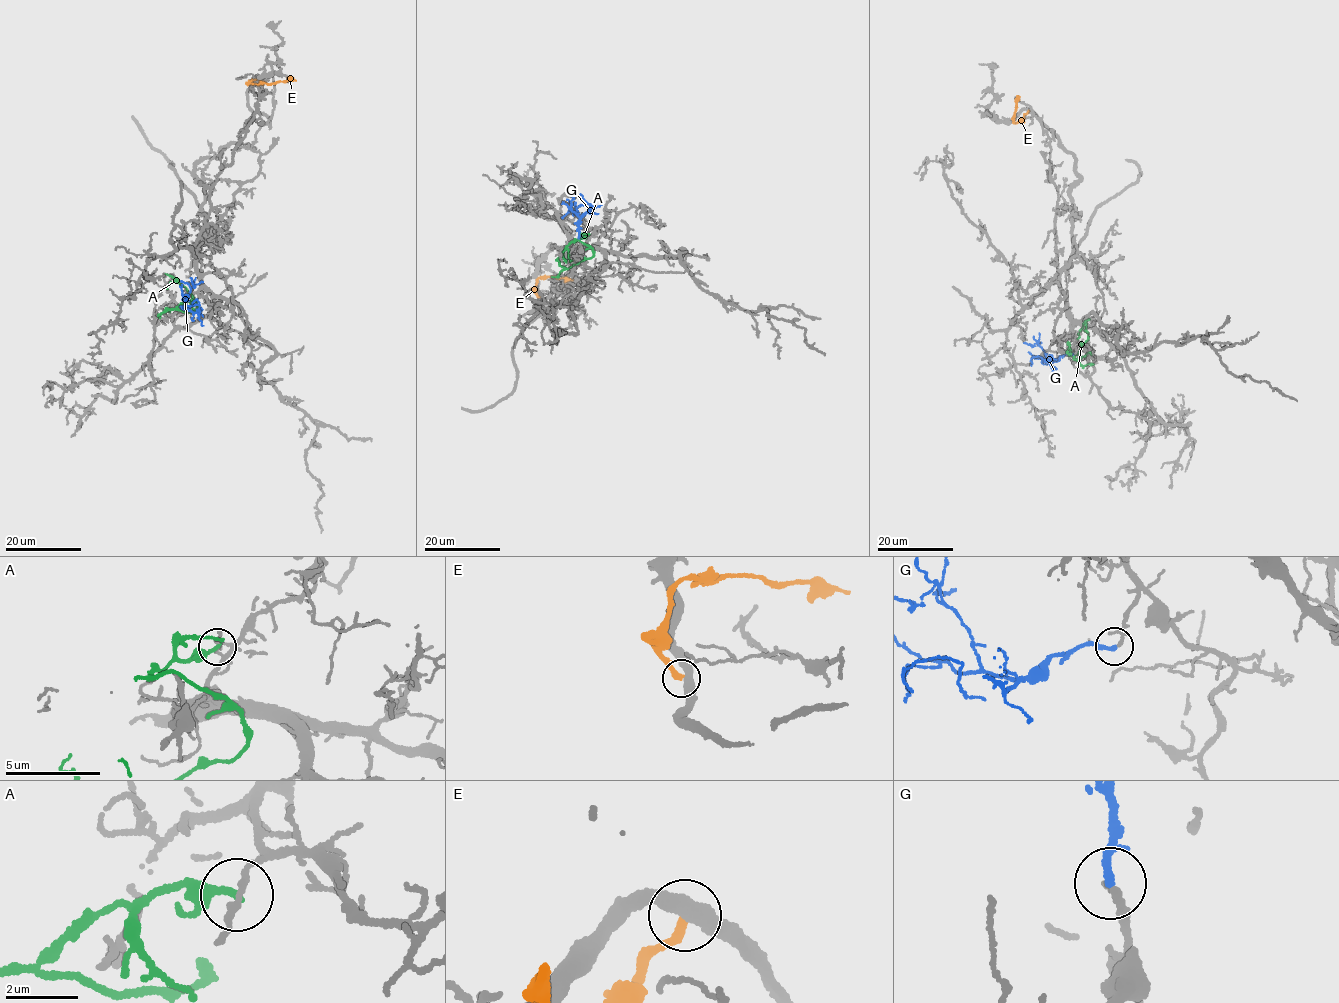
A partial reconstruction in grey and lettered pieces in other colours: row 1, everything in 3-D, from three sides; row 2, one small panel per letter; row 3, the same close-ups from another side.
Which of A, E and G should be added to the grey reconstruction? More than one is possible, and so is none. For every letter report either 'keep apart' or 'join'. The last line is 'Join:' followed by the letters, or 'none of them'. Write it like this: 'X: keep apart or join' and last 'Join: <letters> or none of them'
A: keep apart
E: keep apart
G: join
Join: G

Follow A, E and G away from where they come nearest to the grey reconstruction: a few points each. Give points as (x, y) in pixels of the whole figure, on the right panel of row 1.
A: (1068, 342), (1073, 356), (1077, 354), (1087, 340), (1085, 323), (1077, 339)
E: (1028, 110), (1023, 117), (1013, 122), (1018, 96)
G: (1073, 354), (1050, 360), (1037, 342), (1034, 345), (1023, 343)

